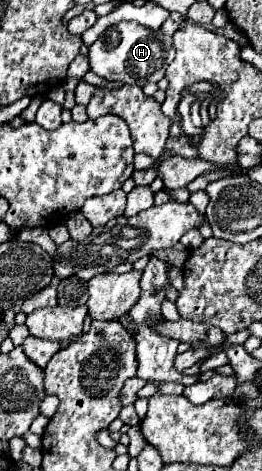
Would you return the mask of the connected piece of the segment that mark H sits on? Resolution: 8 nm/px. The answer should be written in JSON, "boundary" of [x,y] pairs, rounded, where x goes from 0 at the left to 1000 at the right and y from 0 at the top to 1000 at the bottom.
{"boundary":[[[462,45],[447,53],[424,53],[340,100],[340,142],[363,159],[393,163],[401,172],[462,172],[531,185],[561,176],[607,176],[630,163],[637,138],[660,125],[668,125],[668,104],[653,79],[622,74],[615,66],[576,66],[508,45]]]}

